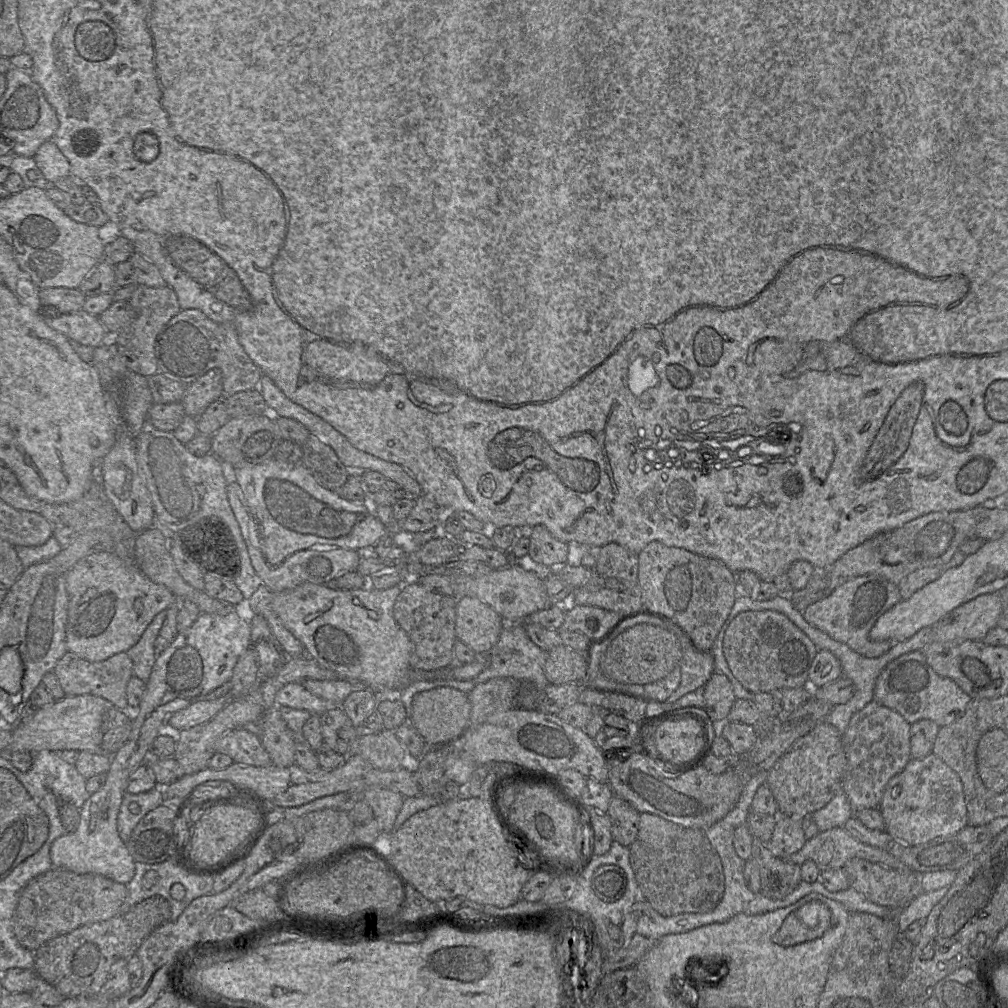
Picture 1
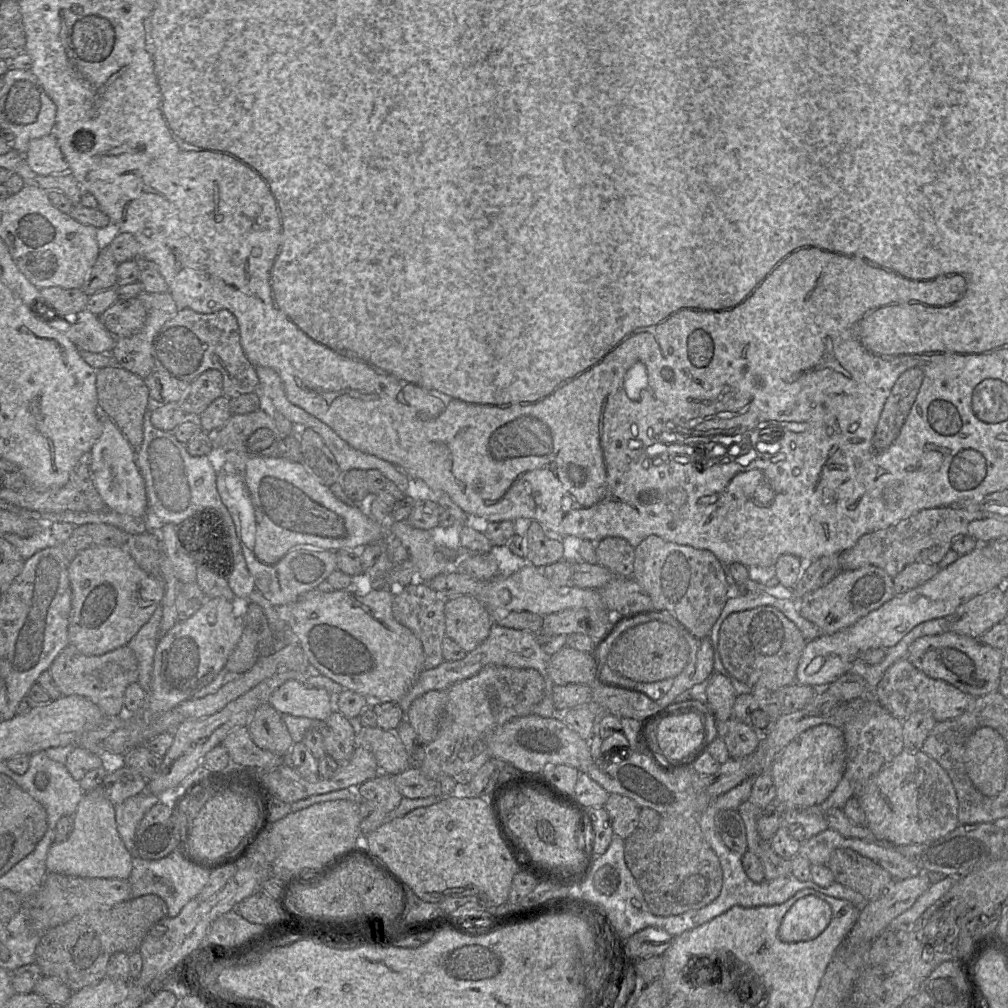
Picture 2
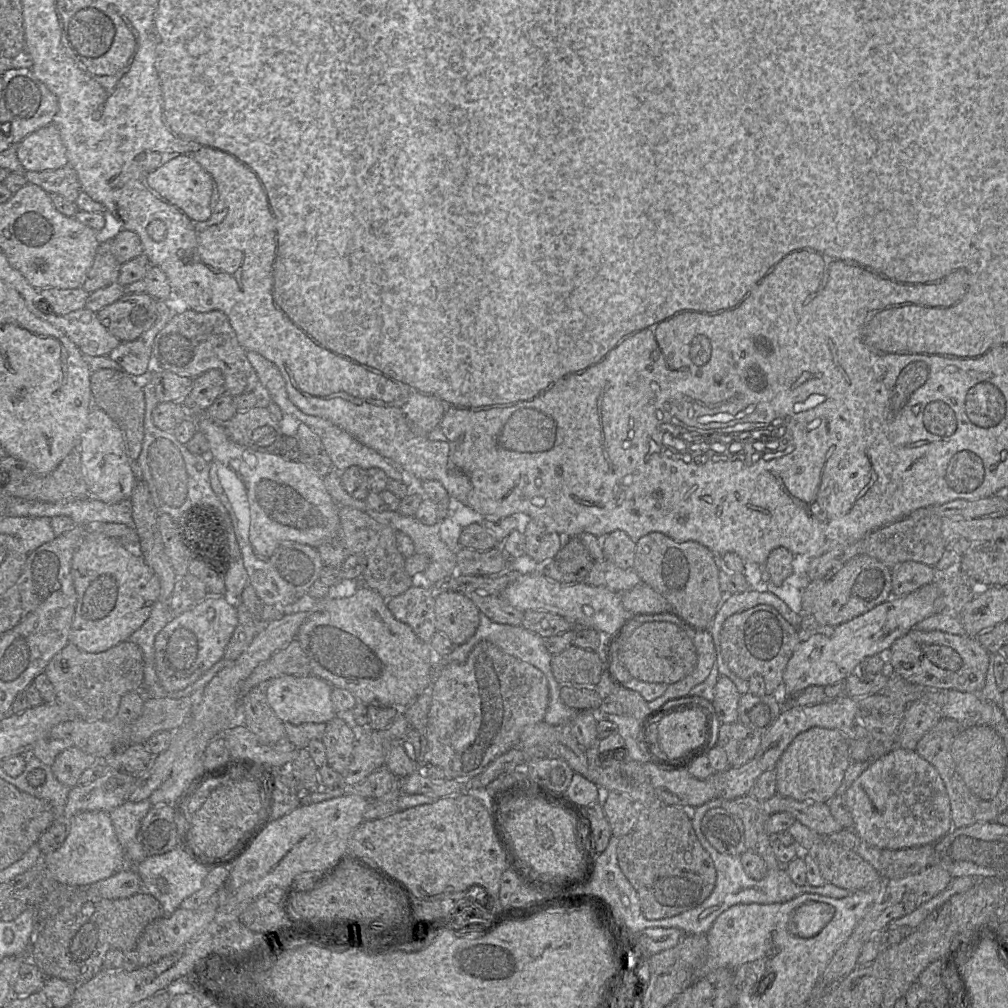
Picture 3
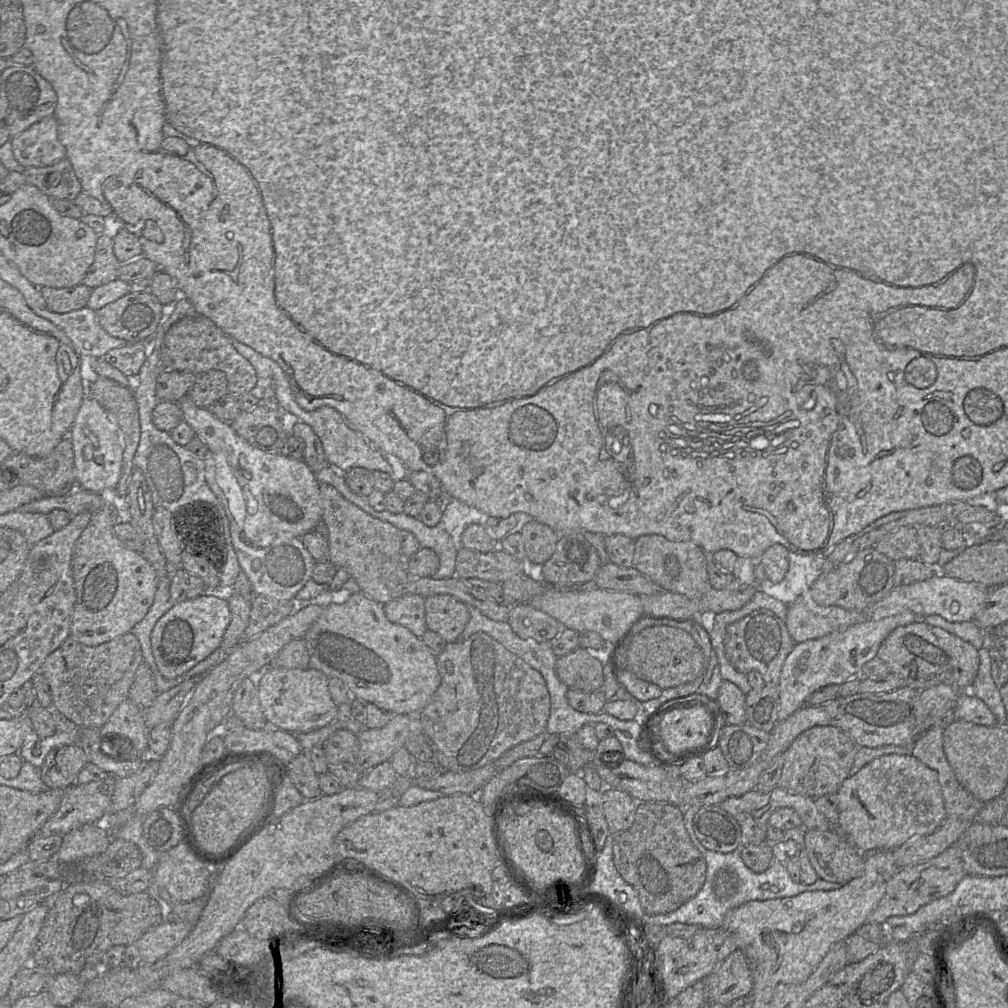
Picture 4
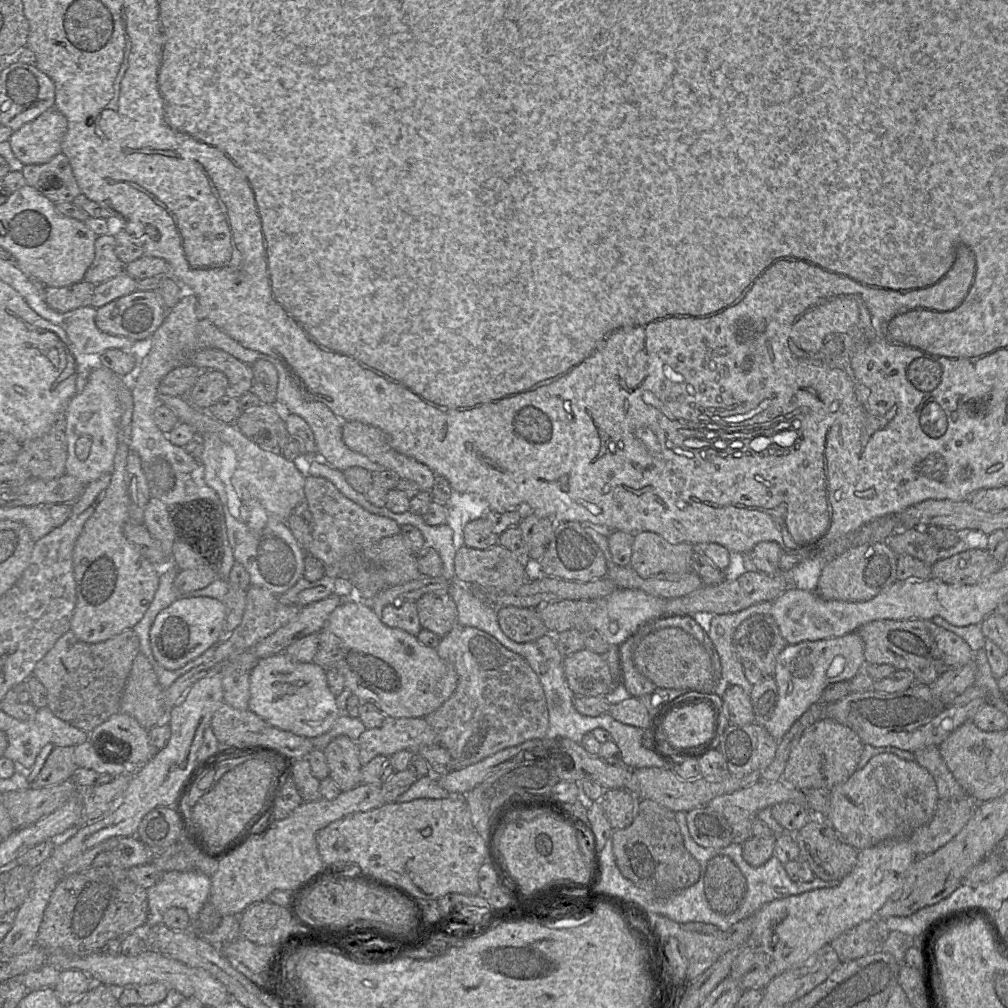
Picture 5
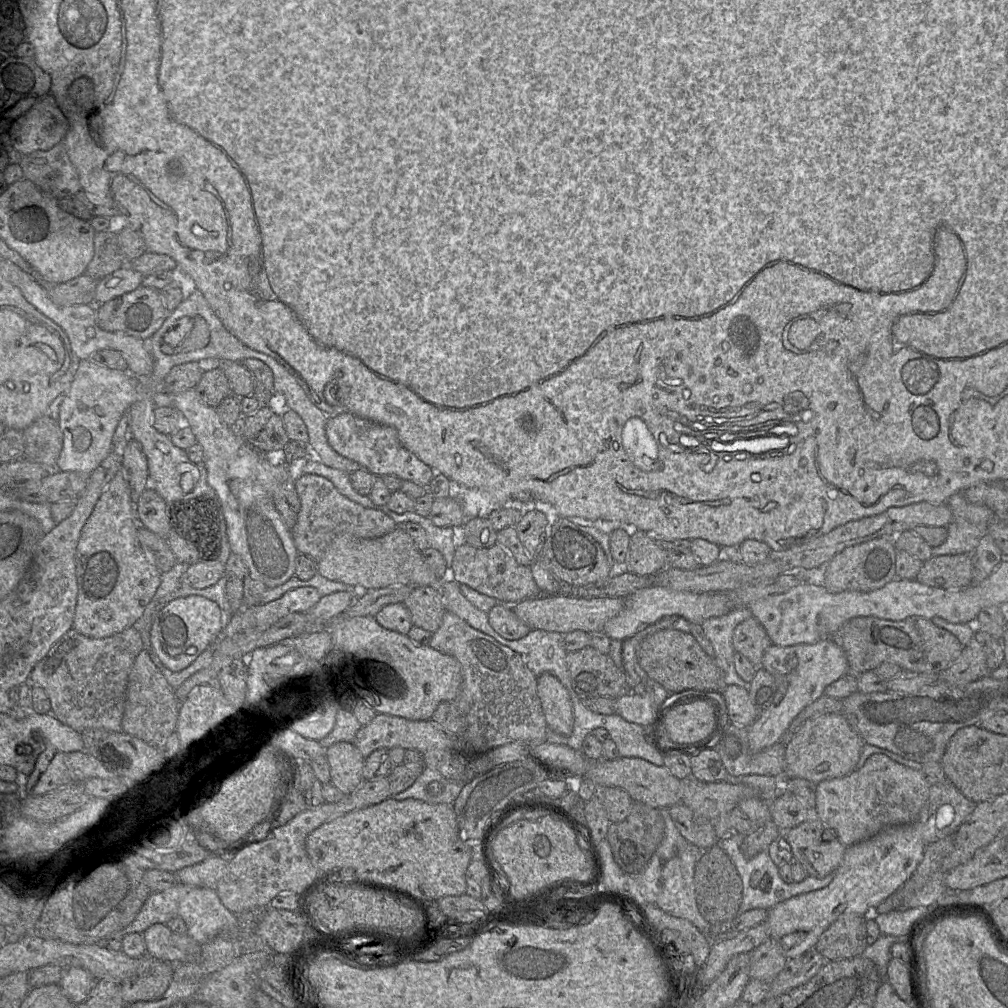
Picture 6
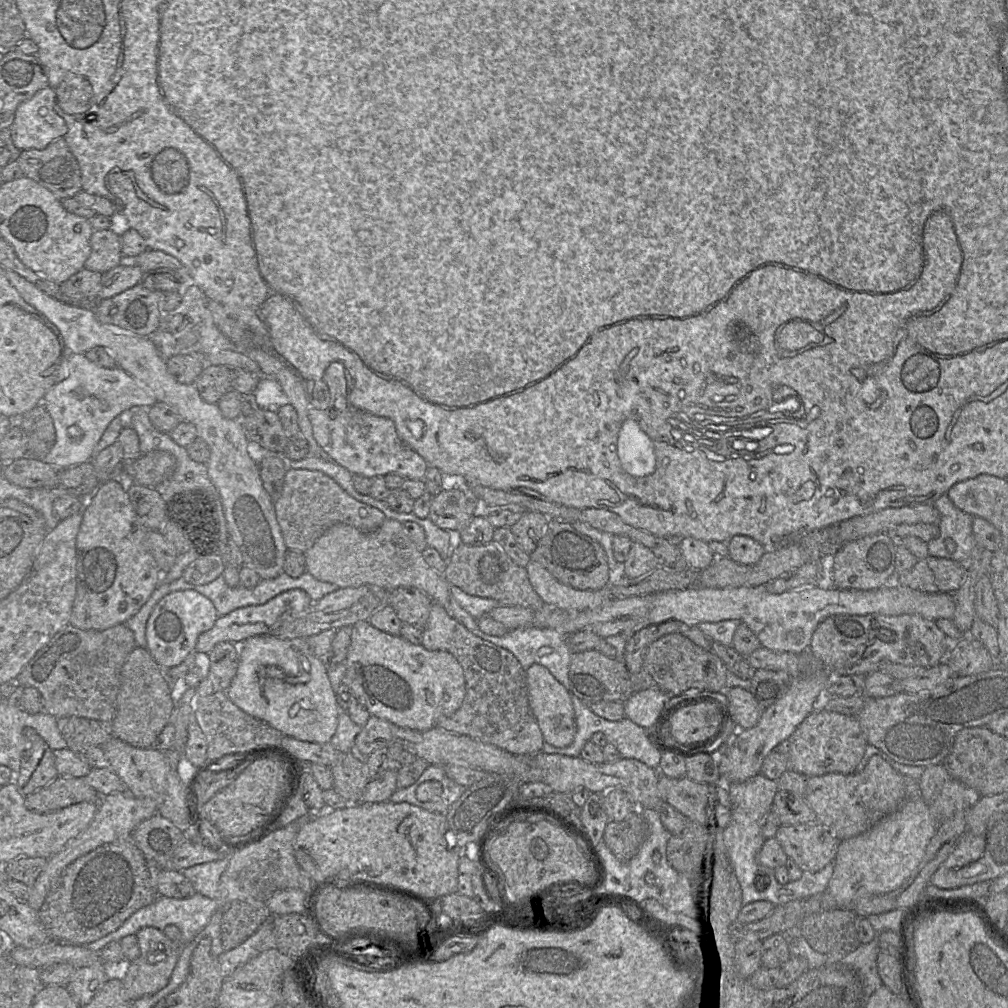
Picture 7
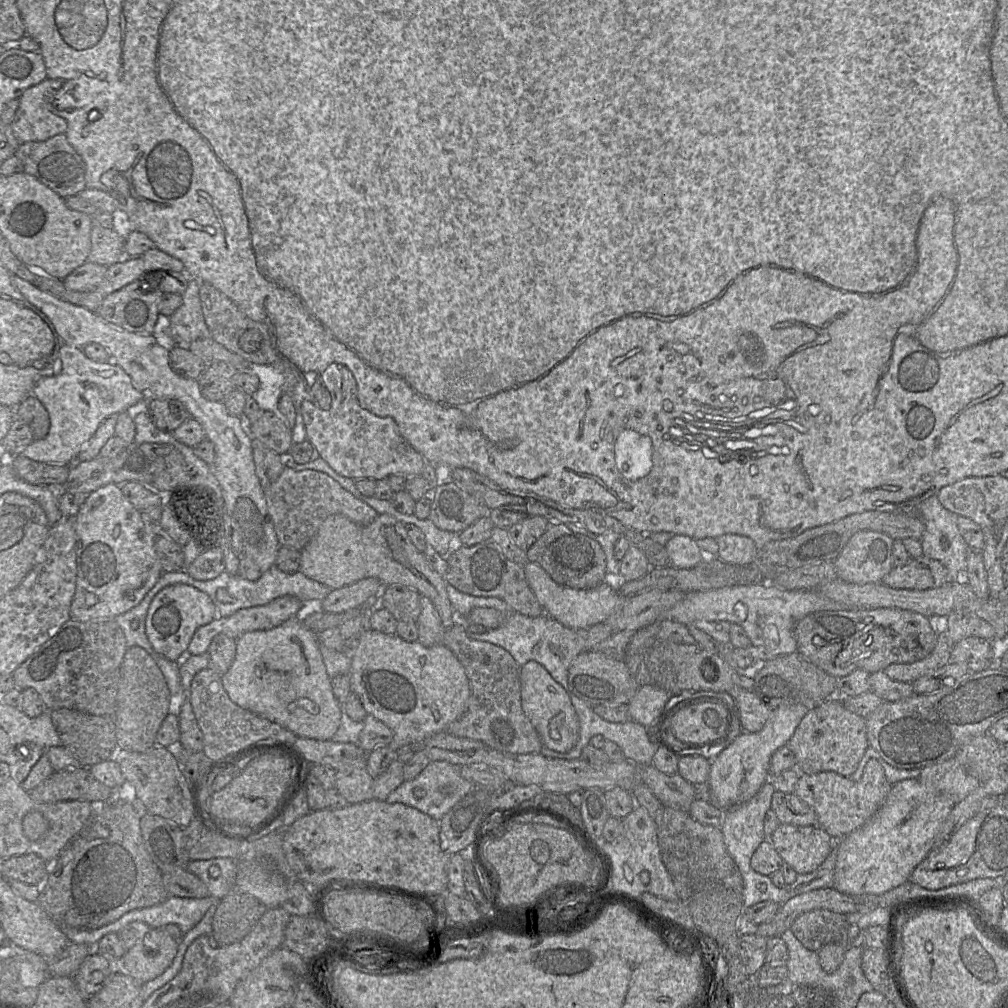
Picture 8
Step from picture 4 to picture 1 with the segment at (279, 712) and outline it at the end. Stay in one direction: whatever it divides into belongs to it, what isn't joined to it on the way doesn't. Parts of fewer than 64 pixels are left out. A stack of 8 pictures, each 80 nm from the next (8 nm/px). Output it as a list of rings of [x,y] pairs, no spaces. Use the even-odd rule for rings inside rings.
[[[288,683],[275,696],[277,706],[307,710],[312,715],[322,715],[331,706],[324,699],[310,693],[301,683]]]

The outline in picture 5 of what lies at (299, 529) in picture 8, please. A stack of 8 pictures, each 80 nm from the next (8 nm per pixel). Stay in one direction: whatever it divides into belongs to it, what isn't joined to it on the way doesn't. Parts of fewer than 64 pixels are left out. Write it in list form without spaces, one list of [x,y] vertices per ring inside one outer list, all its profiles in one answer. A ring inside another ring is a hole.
[[[307,476],[304,496],[312,515],[312,541],[307,554],[320,560],[328,568],[351,554],[379,542],[383,538],[401,533],[401,526],[394,520],[370,513],[344,496],[336,486],[322,477]]]

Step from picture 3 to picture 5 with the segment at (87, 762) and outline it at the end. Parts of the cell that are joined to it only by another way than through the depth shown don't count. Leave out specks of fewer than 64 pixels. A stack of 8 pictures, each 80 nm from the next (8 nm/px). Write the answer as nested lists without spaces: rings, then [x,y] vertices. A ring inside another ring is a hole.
[[[55,746],[36,779],[30,783],[30,787],[43,788],[71,779],[77,768],[74,747]]]

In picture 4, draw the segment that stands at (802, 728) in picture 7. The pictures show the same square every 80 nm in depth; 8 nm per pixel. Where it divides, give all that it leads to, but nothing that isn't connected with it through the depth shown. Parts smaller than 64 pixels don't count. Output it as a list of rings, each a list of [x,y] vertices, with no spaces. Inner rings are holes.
[[[814,726],[802,732],[785,752],[778,786],[790,794],[812,799],[834,794],[849,777],[849,771],[860,746],[840,728]]]

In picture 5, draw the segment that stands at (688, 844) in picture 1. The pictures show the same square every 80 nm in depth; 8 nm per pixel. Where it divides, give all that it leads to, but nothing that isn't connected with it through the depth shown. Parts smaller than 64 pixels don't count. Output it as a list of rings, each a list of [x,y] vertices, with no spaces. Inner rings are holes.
[[[638,799],[633,822],[624,829],[612,831],[612,847],[616,865],[621,874],[649,896],[668,899],[671,895],[691,887],[700,878],[700,865],[687,851],[676,822],[675,812],[648,799]]]

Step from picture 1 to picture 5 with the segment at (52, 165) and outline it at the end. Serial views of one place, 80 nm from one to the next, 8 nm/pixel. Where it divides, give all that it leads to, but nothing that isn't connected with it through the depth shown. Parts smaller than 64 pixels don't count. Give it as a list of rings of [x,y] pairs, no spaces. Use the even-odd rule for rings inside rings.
[[[50,108],[13,131],[9,143],[23,165],[46,163],[62,153],[67,128],[67,118],[58,109]]]

